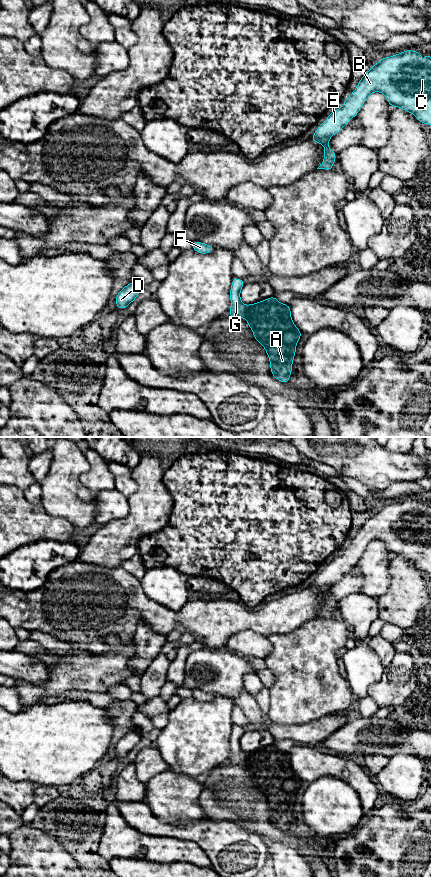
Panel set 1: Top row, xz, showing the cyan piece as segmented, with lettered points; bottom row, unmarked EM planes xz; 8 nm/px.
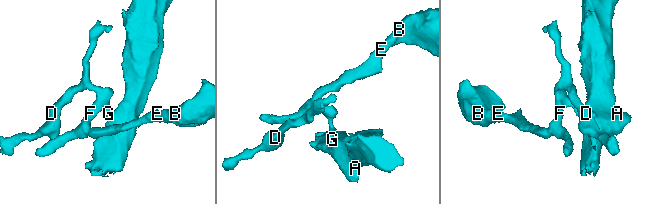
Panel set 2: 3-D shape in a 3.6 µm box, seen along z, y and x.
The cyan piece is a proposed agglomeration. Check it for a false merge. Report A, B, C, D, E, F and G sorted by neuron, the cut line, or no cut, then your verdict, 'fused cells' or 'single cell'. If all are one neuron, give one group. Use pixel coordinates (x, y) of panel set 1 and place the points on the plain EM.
A / B C D E F G; cut in xz along (247, 754), (246, 760), (242, 764); fused cells

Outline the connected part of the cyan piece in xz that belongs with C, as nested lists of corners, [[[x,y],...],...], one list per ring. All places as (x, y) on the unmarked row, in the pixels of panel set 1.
[[[405,498],[400,502],[380,506],[369,519],[360,527],[355,538],[344,549],[341,556],[334,558],[317,576],[311,588],[324,593],[324,609],[317,617],[332,618],[336,602],[329,596],[329,587],[338,581],[349,568],[356,565],[364,550],[373,540],[385,543],[391,555],[400,555],[412,561],[416,567],[426,573],[431,573],[431,504],[414,498]]]

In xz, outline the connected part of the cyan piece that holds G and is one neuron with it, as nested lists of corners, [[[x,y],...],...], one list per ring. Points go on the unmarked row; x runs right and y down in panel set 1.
[[[233,726],[230,737],[231,756],[228,760],[231,765],[243,765],[246,761],[247,753],[243,752],[240,746],[240,739],[244,733],[242,727]]]

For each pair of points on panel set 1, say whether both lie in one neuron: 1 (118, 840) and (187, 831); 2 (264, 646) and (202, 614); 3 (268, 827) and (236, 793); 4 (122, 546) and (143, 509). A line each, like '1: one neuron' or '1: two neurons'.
1: two neurons
2: two neurons
3: one neuron
4: one neuron

